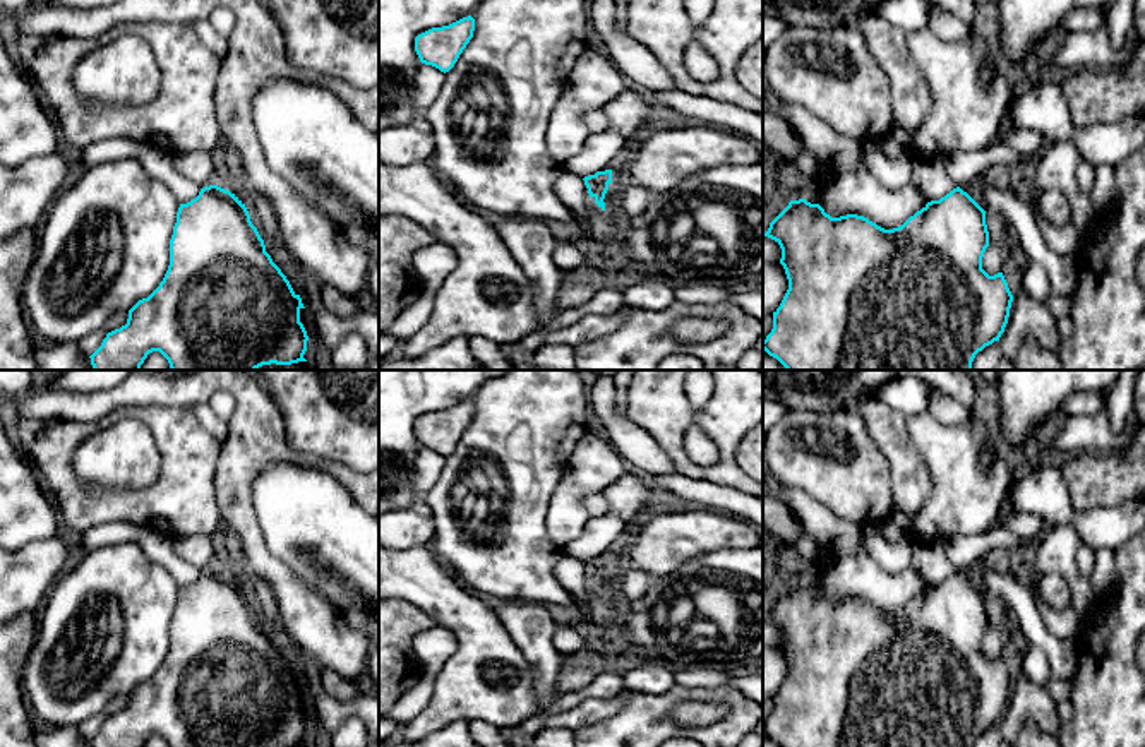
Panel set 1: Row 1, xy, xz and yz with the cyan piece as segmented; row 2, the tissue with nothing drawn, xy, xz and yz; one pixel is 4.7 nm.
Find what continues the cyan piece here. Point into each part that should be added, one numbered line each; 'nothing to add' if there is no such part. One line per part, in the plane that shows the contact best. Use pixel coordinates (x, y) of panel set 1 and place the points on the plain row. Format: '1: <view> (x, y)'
nothing to add

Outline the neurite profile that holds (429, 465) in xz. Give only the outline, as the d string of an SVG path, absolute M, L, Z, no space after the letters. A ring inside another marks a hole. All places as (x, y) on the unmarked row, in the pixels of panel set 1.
M420 447L413 471L411 471L411 487L423 497L439 480L444 469L444 456L432 449Z

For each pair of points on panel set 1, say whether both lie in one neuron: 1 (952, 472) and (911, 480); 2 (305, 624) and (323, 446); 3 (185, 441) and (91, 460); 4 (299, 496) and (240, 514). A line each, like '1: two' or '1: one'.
1: two
2: two
3: two
4: two

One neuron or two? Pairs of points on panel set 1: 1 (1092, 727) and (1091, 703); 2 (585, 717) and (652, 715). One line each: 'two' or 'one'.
1: one
2: two

